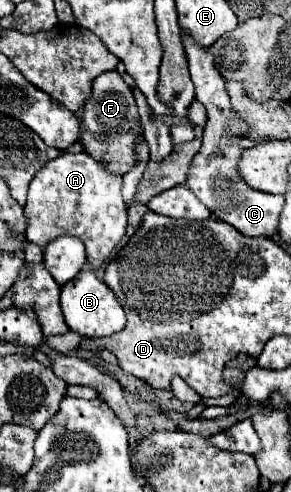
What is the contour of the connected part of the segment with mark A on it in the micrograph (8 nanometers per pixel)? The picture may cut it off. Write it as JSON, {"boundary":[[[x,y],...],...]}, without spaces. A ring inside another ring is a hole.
{"boundary":[[[65,152],[57,156],[41,172],[37,172],[35,180],[31,180],[29,184],[29,196],[25,204],[25,216],[29,226],[27,226],[25,238],[45,248],[57,236],[63,236],[63,234],[77,236],[79,240],[83,240],[87,248],[89,264],[95,268],[105,268],[109,264],[111,252],[121,242],[127,228],[127,204],[121,196],[121,188],[123,188],[123,176],[109,172],[101,162],[91,158],[87,152],[79,152],[79,154]]]}

